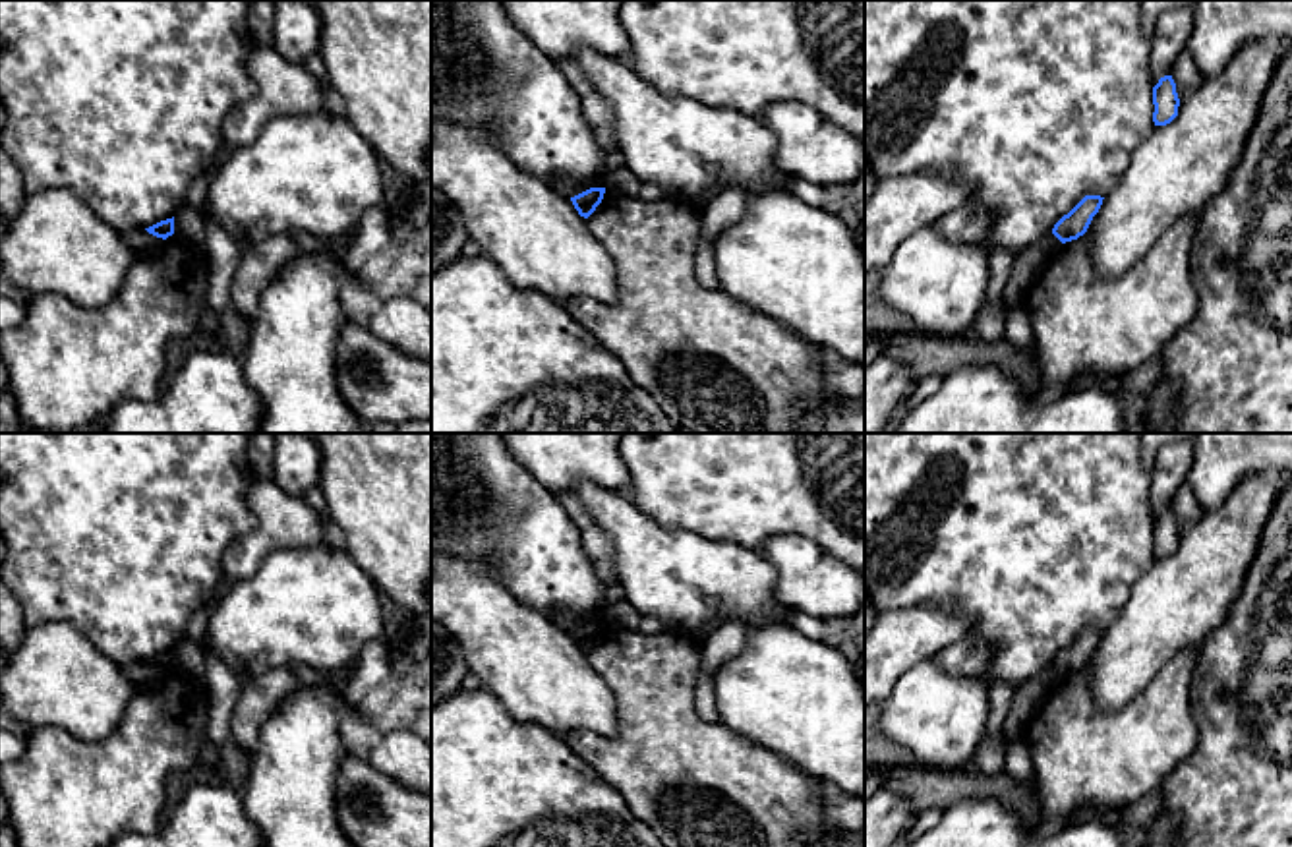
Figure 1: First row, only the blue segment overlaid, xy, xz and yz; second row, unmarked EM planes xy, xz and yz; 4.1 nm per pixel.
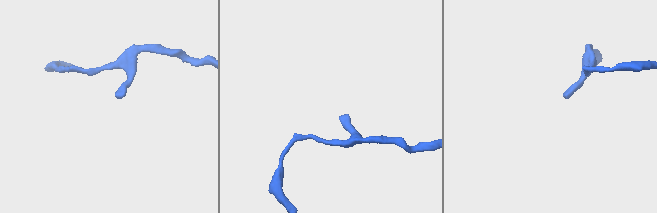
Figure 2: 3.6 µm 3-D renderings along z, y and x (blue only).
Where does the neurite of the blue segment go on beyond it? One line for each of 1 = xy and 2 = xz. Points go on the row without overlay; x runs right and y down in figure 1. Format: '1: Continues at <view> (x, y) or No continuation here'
1: No continuation here
2: No continuation here

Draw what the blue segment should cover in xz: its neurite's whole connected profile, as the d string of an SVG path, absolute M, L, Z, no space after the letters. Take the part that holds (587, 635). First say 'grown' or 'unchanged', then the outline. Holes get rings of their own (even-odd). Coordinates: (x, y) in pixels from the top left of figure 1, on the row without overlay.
unchanged | M590 621L574 630L571 630L574 642L580 650L588 652L596 640L602 636L605 621Z

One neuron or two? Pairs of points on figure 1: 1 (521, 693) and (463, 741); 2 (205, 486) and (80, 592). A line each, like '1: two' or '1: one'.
1: two
2: one

